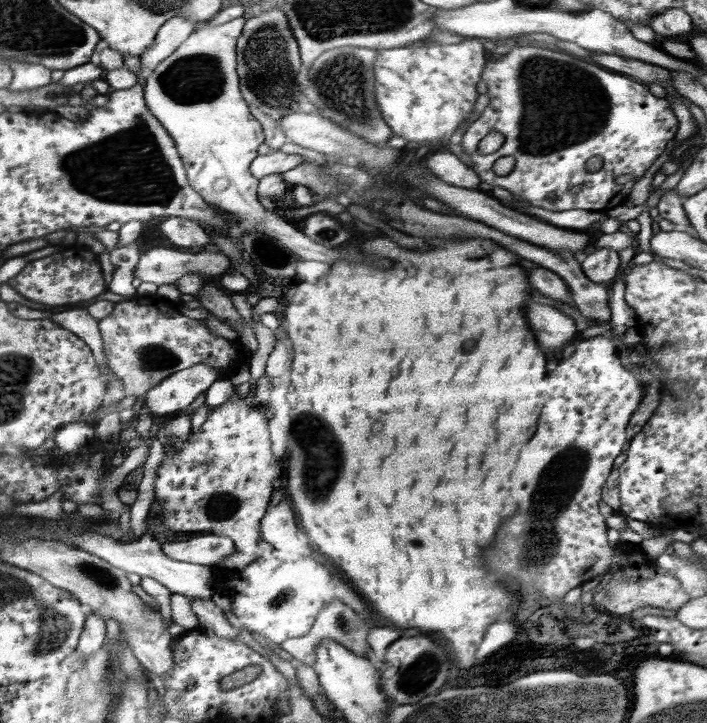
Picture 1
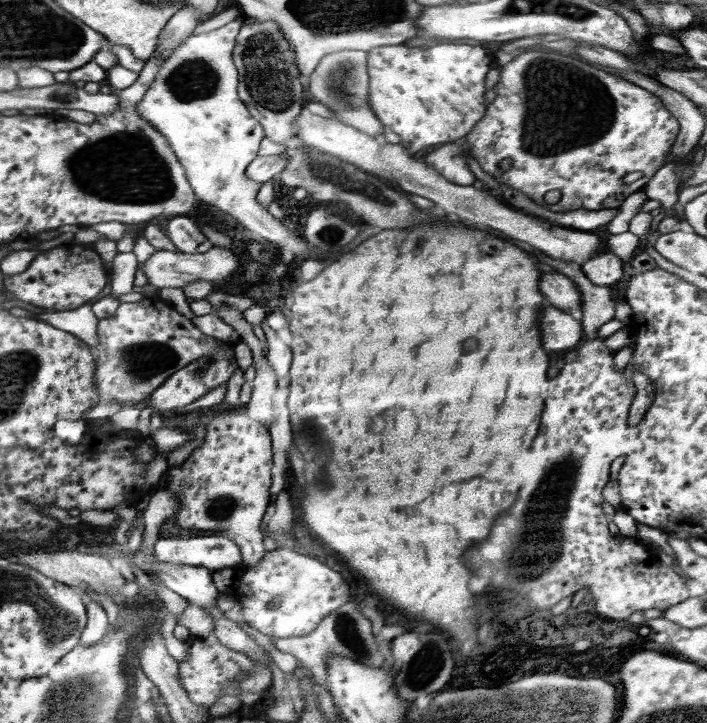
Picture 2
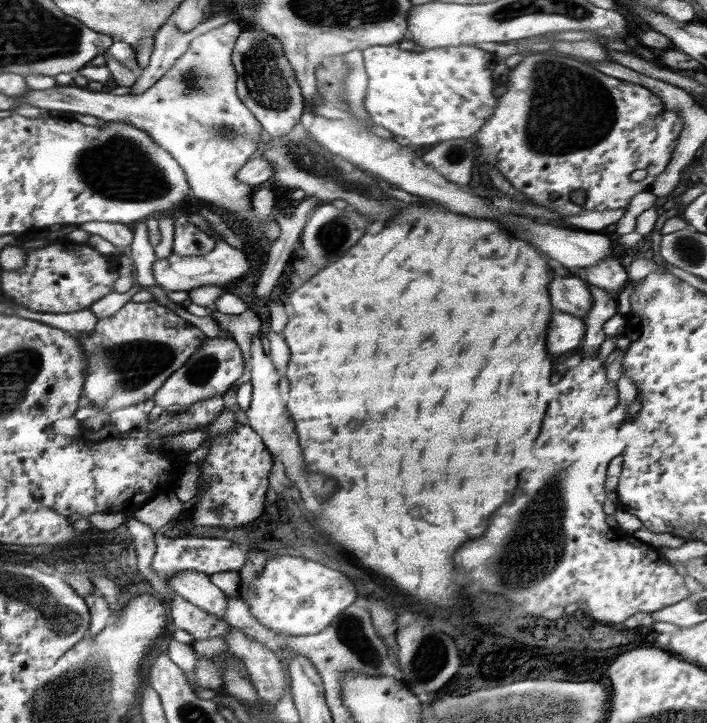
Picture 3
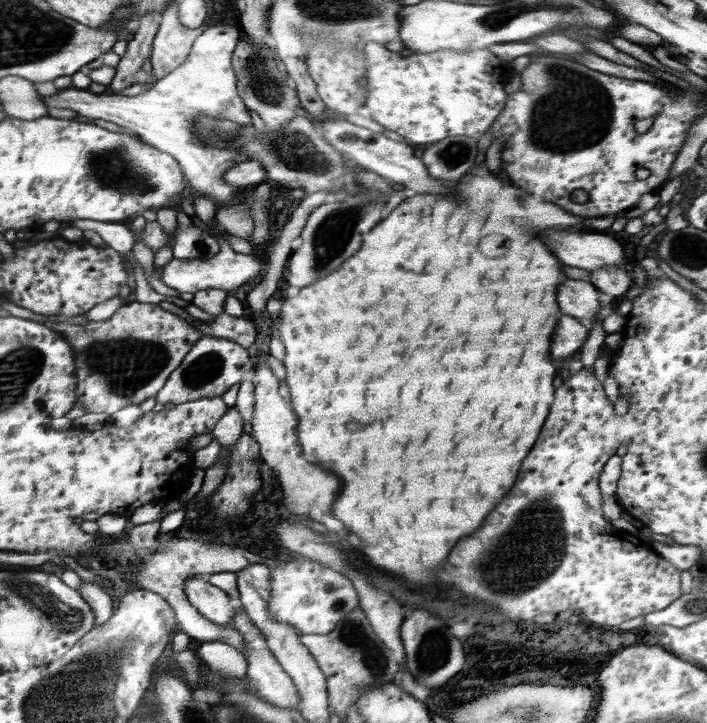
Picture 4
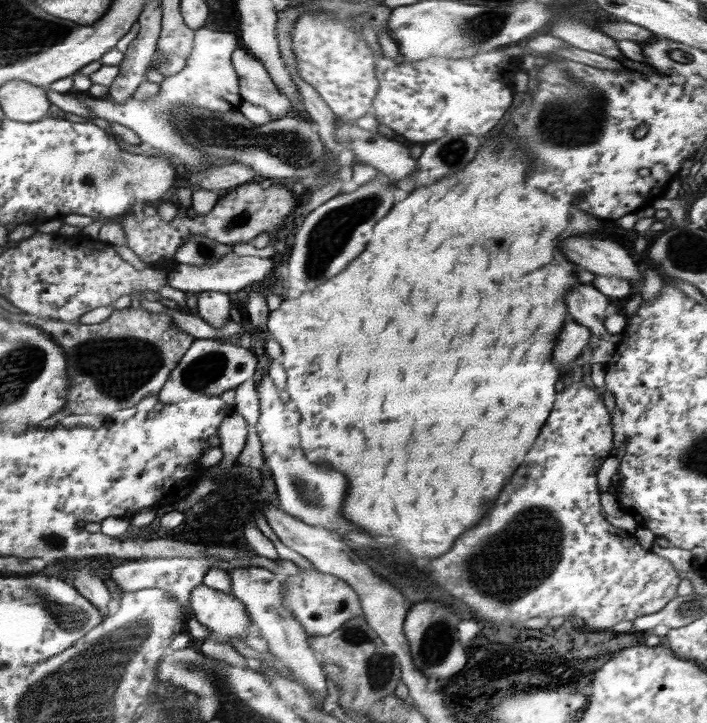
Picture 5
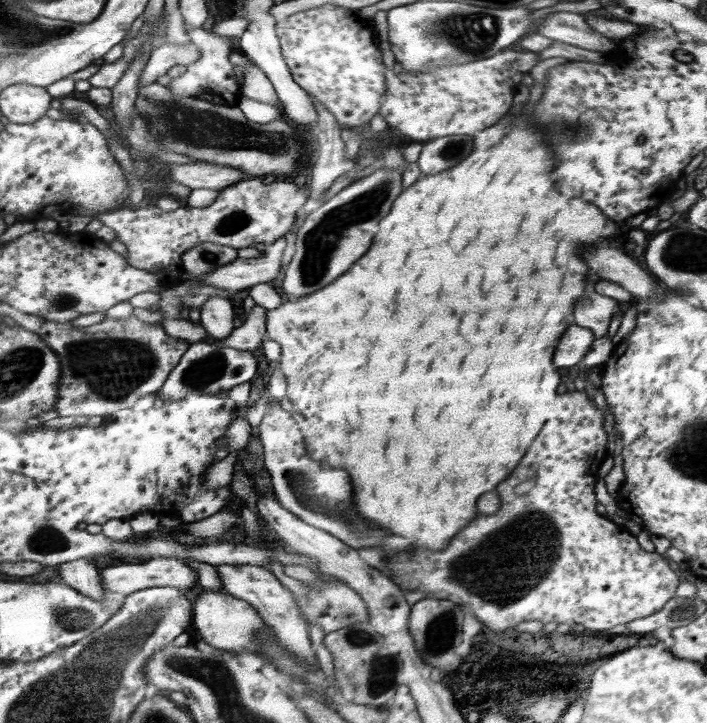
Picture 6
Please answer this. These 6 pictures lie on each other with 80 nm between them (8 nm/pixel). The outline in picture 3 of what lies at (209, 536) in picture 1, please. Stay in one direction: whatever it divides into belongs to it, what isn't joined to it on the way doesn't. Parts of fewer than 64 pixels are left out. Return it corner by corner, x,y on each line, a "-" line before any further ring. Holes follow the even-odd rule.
156,534
156,552
152,559
152,570
164,575
168,583
173,576
177,576
183,570
197,570
204,574
226,572
228,570
239,571
247,561
247,549
242,549
237,543
218,537
165,537

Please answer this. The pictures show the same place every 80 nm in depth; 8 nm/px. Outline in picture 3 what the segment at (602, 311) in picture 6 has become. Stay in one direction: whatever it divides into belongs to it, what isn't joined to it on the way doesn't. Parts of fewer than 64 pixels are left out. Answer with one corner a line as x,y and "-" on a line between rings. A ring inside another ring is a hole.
560,278
550,282
552,306
584,320
593,305
587,284
580,278

